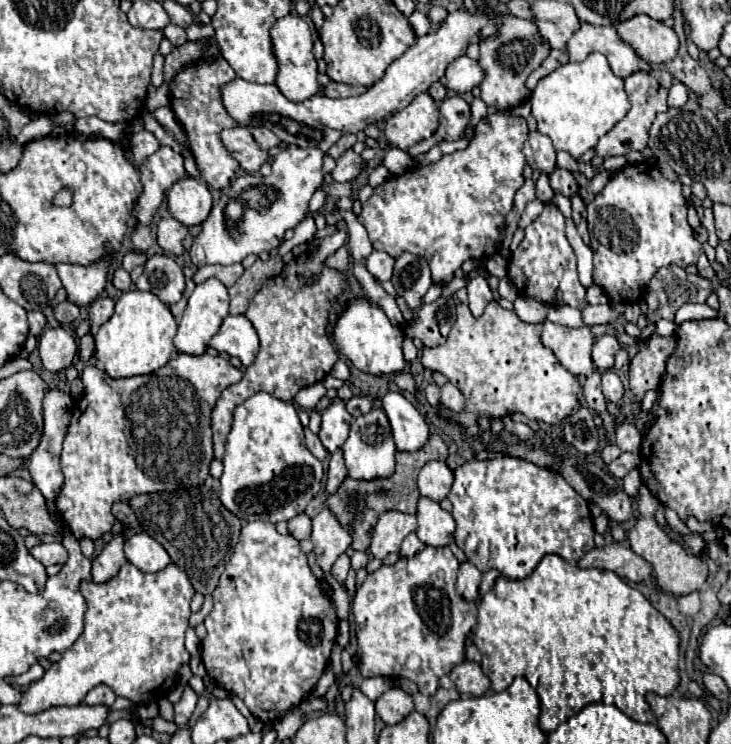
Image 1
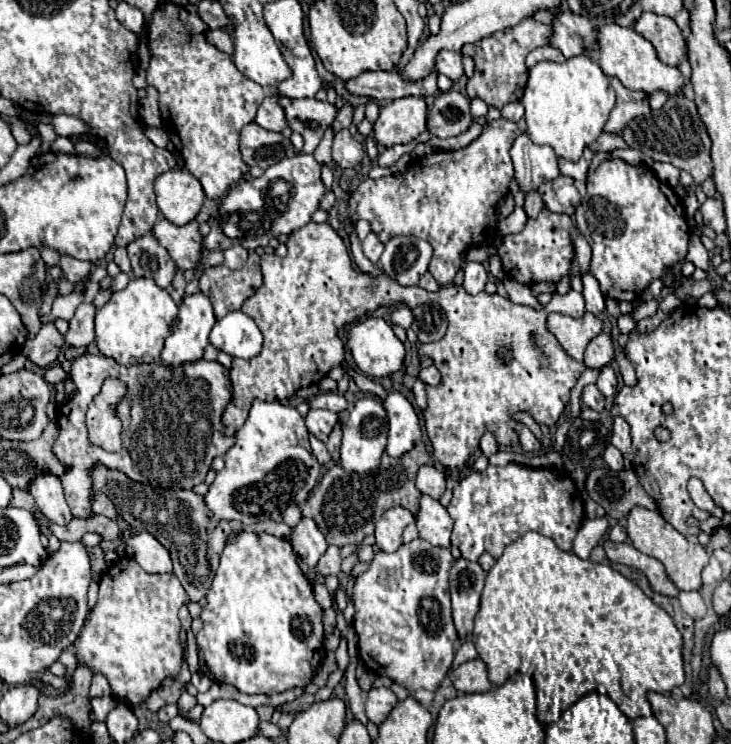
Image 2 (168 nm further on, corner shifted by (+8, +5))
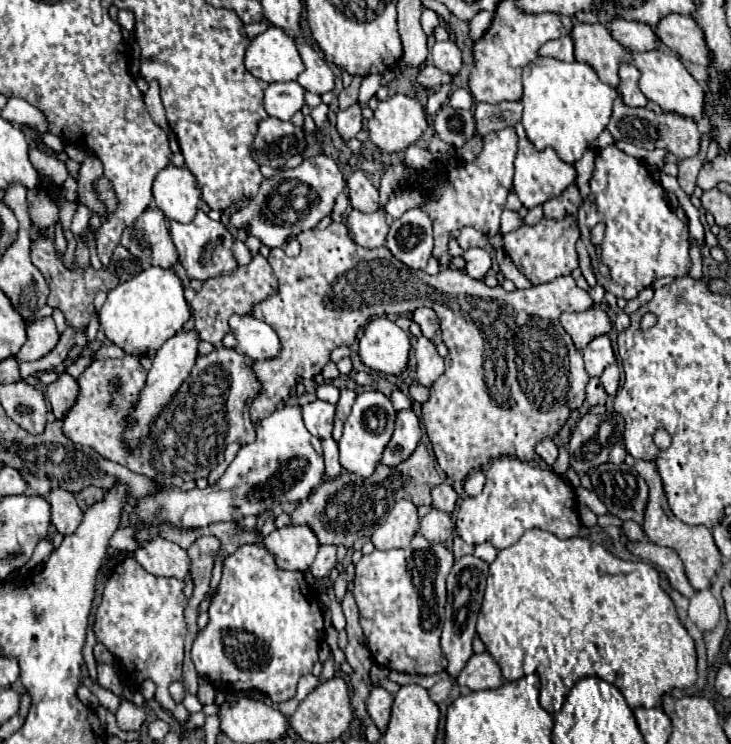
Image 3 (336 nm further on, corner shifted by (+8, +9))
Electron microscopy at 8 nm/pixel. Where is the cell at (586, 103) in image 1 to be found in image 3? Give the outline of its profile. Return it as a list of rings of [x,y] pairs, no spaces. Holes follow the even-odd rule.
[[[538,57],[530,63],[524,69],[522,81],[522,125],[530,143],[538,151],[544,151],[546,147],[554,149],[566,163],[580,161],[592,141],[606,129],[612,115],[612,103],[618,95],[616,89],[602,83],[596,71],[586,63],[566,63],[550,57]]]

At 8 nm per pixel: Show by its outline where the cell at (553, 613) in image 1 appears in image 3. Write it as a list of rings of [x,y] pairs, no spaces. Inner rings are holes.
[[[530,529],[526,531],[518,543],[514,543],[512,547],[506,547],[502,551],[498,551],[498,557],[494,559],[494,563],[490,565],[490,573],[488,573],[488,587],[484,593],[484,601],[482,601],[482,609],[478,613],[478,625],[476,631],[480,635],[480,639],[486,645],[486,651],[496,659],[496,663],[502,669],[502,677],[508,681],[516,681],[528,674],[536,674],[540,677],[540,705],[550,713],[558,713],[566,701],[566,695],[570,693],[570,689],[584,677],[600,677],[612,685],[616,685],[630,709],[636,707],[656,707],[660,705],[662,695],[670,693],[674,687],[678,689],[686,689],[690,685],[696,683],[696,647],[692,637],[688,635],[688,631],[682,627],[678,615],[676,615],[676,607],[670,599],[670,595],[660,587],[660,575],[658,571],[644,561],[624,561],[614,557],[610,551],[606,551],[602,545],[588,541],[584,537],[570,537],[570,539],[558,539],[556,535],[542,531],[542,529]]]

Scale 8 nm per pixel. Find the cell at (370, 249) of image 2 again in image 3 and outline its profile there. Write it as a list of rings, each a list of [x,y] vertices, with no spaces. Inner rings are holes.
[[[378,207],[372,213],[362,213],[358,209],[350,209],[348,227],[358,245],[368,247],[368,249],[380,247],[380,245],[384,245],[388,229],[390,229],[388,213],[382,207]]]

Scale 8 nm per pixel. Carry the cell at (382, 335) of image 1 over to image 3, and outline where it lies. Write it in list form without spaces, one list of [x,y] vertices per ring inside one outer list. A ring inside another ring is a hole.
[[[388,317],[372,319],[360,339],[362,363],[384,375],[398,375],[408,365],[410,337]]]

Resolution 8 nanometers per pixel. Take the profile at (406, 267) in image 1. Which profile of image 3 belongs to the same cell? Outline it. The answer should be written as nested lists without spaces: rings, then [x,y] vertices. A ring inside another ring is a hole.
[[[408,209],[396,219],[386,237],[386,245],[396,259],[412,269],[426,269],[434,249],[432,219],[422,209]]]

